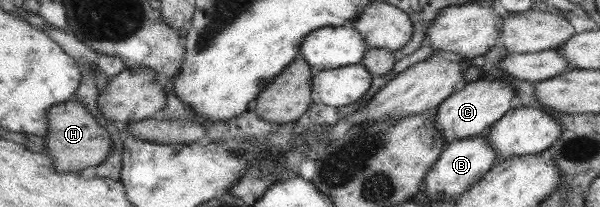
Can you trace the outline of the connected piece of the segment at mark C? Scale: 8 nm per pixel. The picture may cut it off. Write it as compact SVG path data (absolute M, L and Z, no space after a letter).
M500 76L496 79L478 79L473 82L463 83L459 90L450 94L445 101L433 111L434 128L442 134L444 143L450 143L454 140L472 138L479 136L482 129L486 126L492 126L494 122L502 118L508 109L516 104L514 88L508 84L508 77Z

